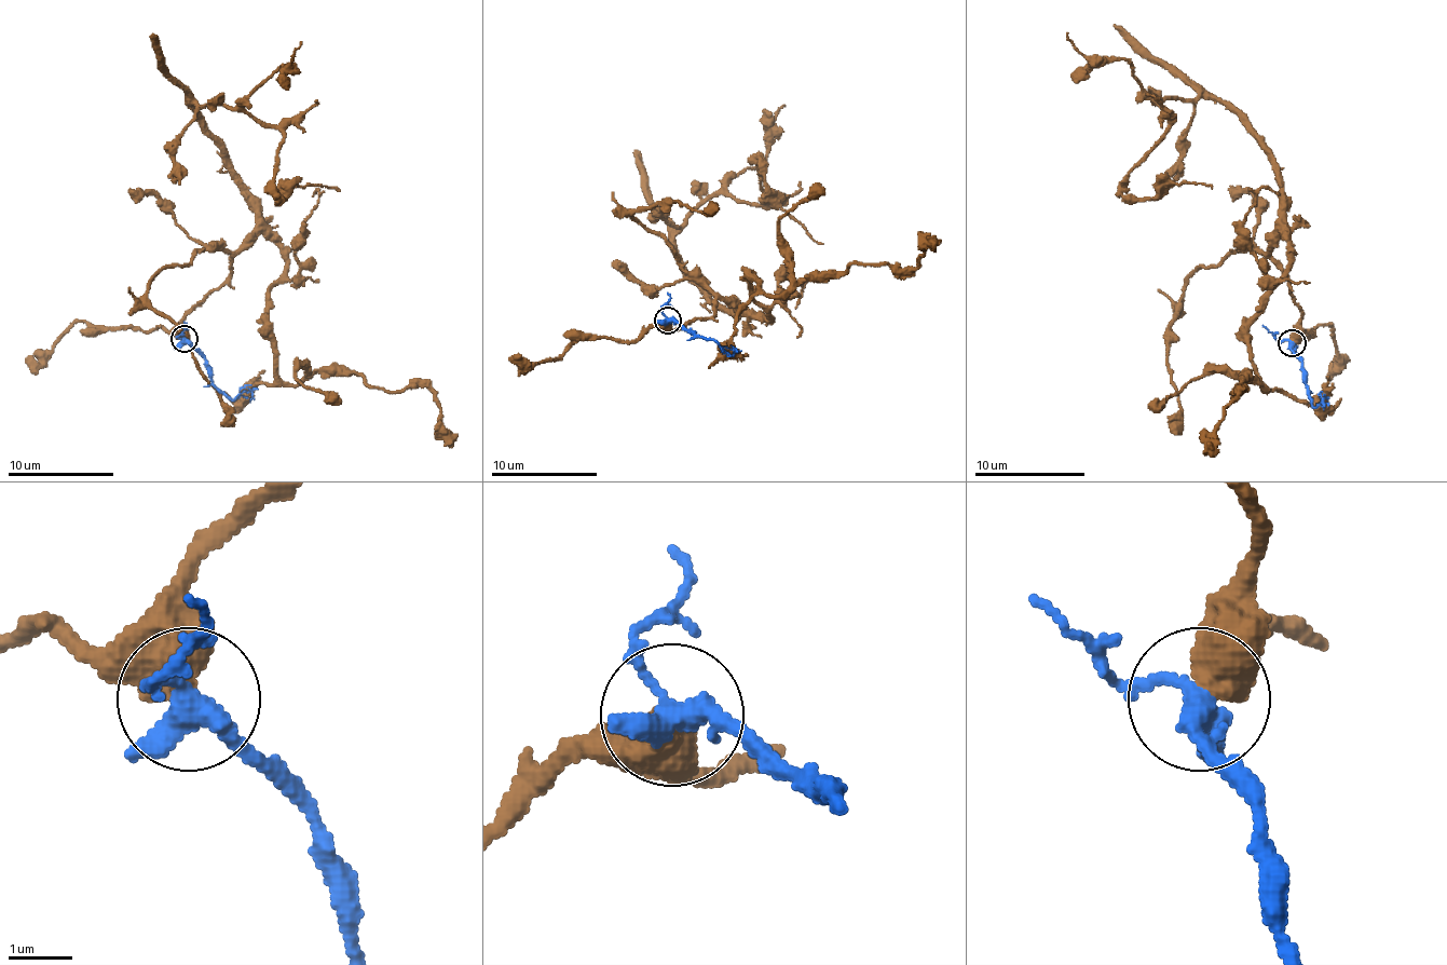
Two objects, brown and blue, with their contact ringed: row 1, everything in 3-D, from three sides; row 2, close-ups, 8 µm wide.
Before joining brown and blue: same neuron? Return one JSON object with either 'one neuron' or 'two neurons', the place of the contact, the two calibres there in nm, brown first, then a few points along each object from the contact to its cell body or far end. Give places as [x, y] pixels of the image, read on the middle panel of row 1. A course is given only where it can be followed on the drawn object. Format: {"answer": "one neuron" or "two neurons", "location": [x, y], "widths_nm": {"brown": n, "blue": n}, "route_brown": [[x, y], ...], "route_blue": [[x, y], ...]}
{"answer": "two neurons", "location": [667, 321], "widths_nm": {"brown": 650, "blue": 320}, "route_brown": [[668, 321], [739, 308], [681, 266], [673, 233], [712, 196], [765, 200], [755, 160], [823, 244]], "route_blue": [[668, 321], [679, 321], [694, 334], [741, 350]]}

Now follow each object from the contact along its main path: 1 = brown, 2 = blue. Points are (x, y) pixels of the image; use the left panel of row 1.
1: (185, 339), (187, 315), (256, 226), (256, 204), (190, 105), (282, 133), (280, 200), (296, 186), (340, 191)
2: (185, 339), (205, 361), (210, 381), (232, 401), (243, 386), (258, 390)

